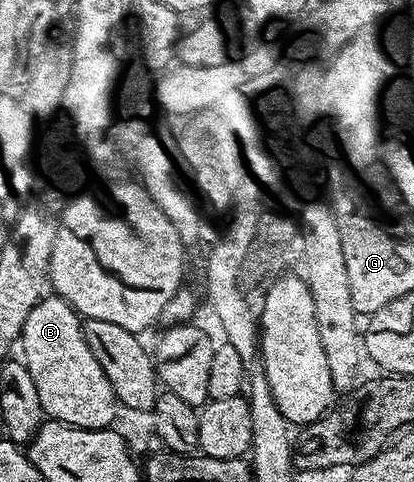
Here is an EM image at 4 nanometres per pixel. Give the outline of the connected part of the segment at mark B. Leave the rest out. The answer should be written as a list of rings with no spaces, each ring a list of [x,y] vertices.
[[[43,298],[30,310],[20,336],[22,359],[26,362],[25,370],[35,382],[42,410],[51,420],[67,423],[70,427],[81,427],[83,431],[100,431],[109,428],[113,424],[110,422],[114,419],[114,407],[116,408],[112,385],[104,369],[100,369],[94,354],[88,349],[84,327],[78,312],[65,299],[53,298]]]

